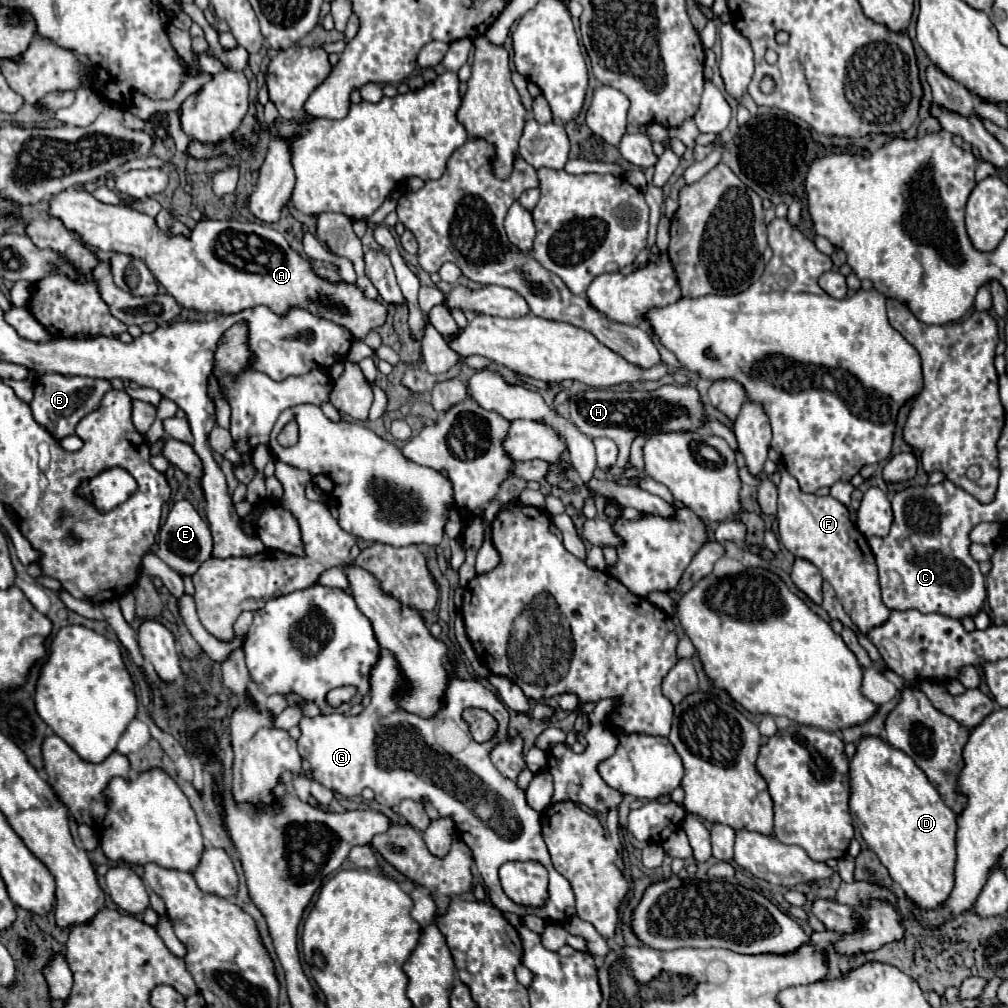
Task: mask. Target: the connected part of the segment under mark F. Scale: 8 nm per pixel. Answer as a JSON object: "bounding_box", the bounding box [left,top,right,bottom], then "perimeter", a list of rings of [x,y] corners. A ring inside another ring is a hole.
{"bounding_box":[778,468,890,634],"perimeter":[[[786,468],[780,470],[778,484],[778,538],[794,556],[810,560],[822,572],[822,578],[834,588],[844,612],[862,634],[886,622],[890,610],[880,598],[876,560],[868,540],[850,520],[850,510],[832,496],[800,492],[798,480]]]}

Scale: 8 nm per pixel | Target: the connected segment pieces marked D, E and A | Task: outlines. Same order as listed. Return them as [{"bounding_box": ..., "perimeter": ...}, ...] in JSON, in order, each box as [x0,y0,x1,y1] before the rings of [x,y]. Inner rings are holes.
[{"bounding_box":[850,736,956,910],"perimeter":[[[866,736],[858,742],[856,756],[850,762],[850,814],[862,832],[868,848],[886,866],[890,878],[904,890],[908,900],[912,900],[922,910],[932,910],[944,904],[954,888],[954,864],[956,864],[956,814],[942,802],[938,790],[928,782],[928,778],[914,766],[912,758],[894,750],[888,742]]]},{"bounding_box":[156,500,212,576],"perimeter":[[[180,500],[174,504],[174,508],[170,510],[164,526],[160,528],[158,534],[158,550],[156,556],[160,560],[164,560],[170,568],[174,568],[180,574],[188,574],[192,576],[194,570],[198,570],[198,566],[212,556],[212,534],[210,534],[210,526],[200,518],[200,514],[194,510],[194,506],[186,500]]]},{"bounding_box":[48,190,386,340],"perimeter":[[[62,190],[52,196],[48,204],[48,216],[58,218],[66,230],[76,232],[92,248],[122,252],[144,260],[156,280],[184,308],[212,314],[236,314],[238,310],[264,304],[276,314],[284,314],[290,306],[306,306],[312,314],[322,314],[346,326],[360,340],[386,320],[386,304],[380,300],[366,300],[356,284],[330,284],[314,276],[310,262],[298,256],[288,246],[286,238],[266,224],[200,220],[188,240],[184,236],[166,236],[158,230],[152,216],[104,204],[86,190]]]}]

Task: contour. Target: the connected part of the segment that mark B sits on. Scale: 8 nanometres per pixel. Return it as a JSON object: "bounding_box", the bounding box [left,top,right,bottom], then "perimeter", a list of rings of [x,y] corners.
{"bounding_box":[30,374,110,438],"perimeter":[[[42,374],[36,380],[34,388],[34,400],[30,404],[34,420],[44,426],[54,438],[64,438],[74,434],[76,424],[98,406],[102,400],[102,394],[110,390],[110,382],[102,378],[88,378],[88,376],[62,376],[62,374]]]}

